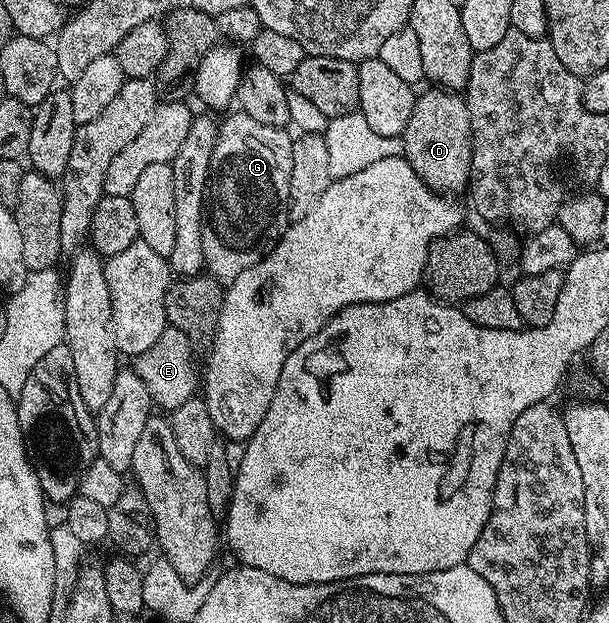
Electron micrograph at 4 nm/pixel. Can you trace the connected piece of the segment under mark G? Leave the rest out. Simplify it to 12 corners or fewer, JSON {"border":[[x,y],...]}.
{"border":[[232,112],[216,130],[204,268],[225,287],[288,216],[294,137]]}

